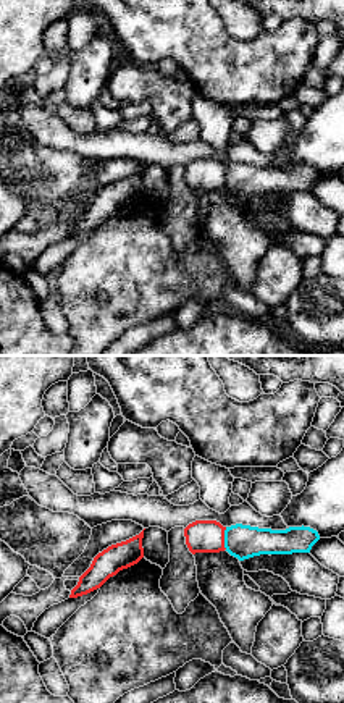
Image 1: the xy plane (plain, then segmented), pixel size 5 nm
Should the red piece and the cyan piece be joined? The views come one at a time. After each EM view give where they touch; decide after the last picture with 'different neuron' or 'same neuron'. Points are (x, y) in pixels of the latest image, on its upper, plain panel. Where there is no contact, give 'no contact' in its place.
meets red at (223, 176)

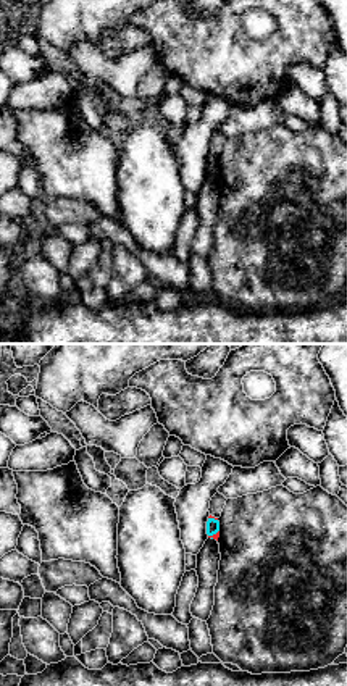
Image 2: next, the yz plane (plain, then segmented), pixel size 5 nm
meets red at (213, 173)

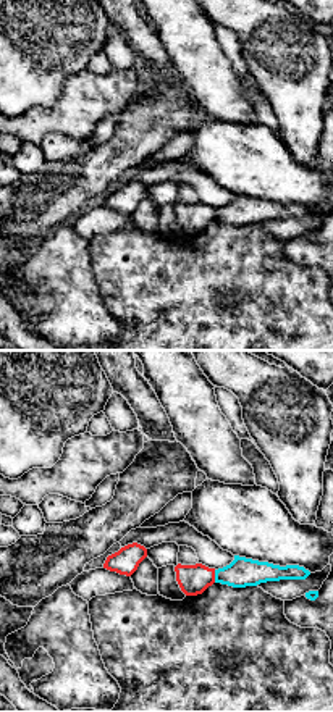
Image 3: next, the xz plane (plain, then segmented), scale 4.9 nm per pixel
meets red at (214, 215)

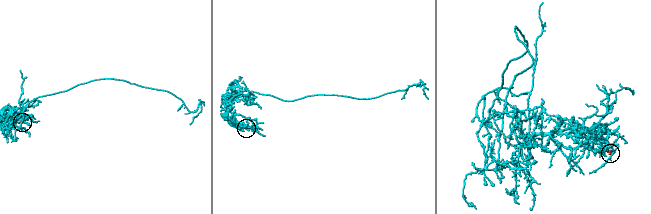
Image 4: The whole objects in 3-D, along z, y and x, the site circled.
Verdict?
different neuron

